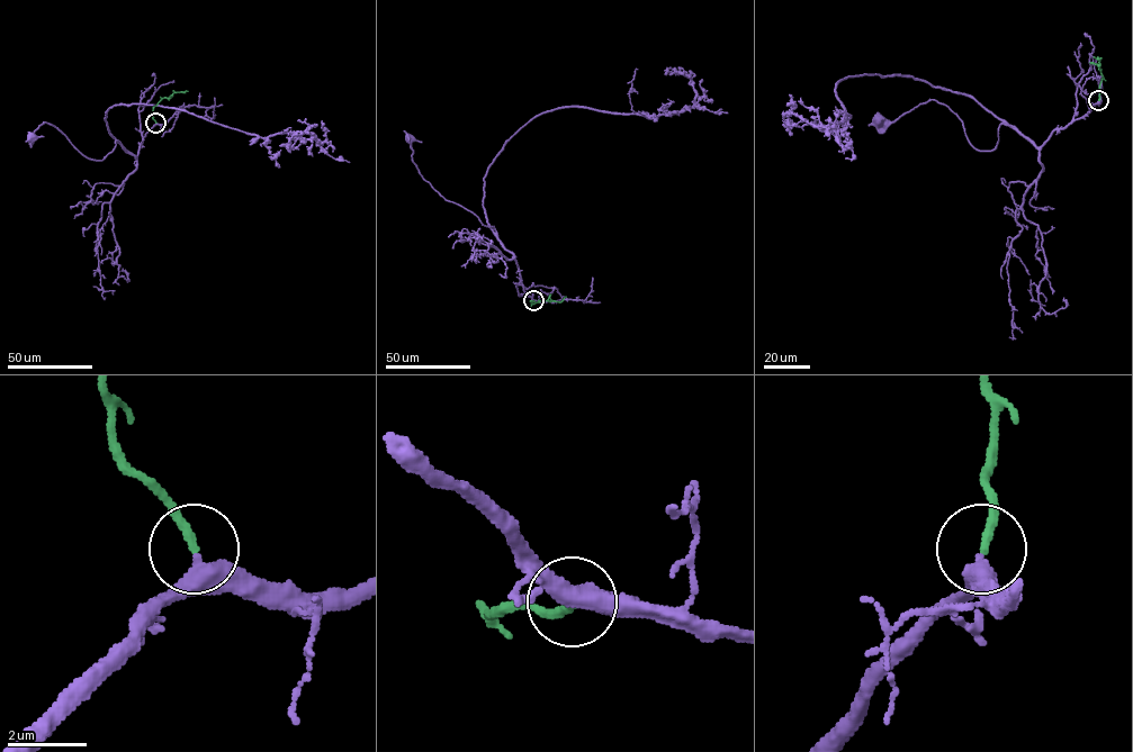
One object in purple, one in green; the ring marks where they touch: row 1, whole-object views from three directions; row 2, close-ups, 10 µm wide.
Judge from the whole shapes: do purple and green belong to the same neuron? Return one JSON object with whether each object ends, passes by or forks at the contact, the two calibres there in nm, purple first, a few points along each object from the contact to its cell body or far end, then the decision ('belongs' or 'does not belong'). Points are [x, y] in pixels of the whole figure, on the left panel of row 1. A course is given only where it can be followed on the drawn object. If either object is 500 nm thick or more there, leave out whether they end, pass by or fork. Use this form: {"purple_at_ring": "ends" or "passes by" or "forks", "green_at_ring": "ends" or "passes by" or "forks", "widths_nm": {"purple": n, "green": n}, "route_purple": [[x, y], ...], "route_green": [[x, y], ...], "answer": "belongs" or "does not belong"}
{"purple_at_ring": "passes by", "green_at_ring": "ends", "widths_nm": {"purple": 380, "green": 220}, "route_purple": [[156, 123], [135, 157], [116, 139], [102, 160], [91, 160], [46, 123], [32, 136]], "route_green": [[156, 123], [152, 114], [156, 105], [173, 92], [188, 91]], "answer": "belongs"}

